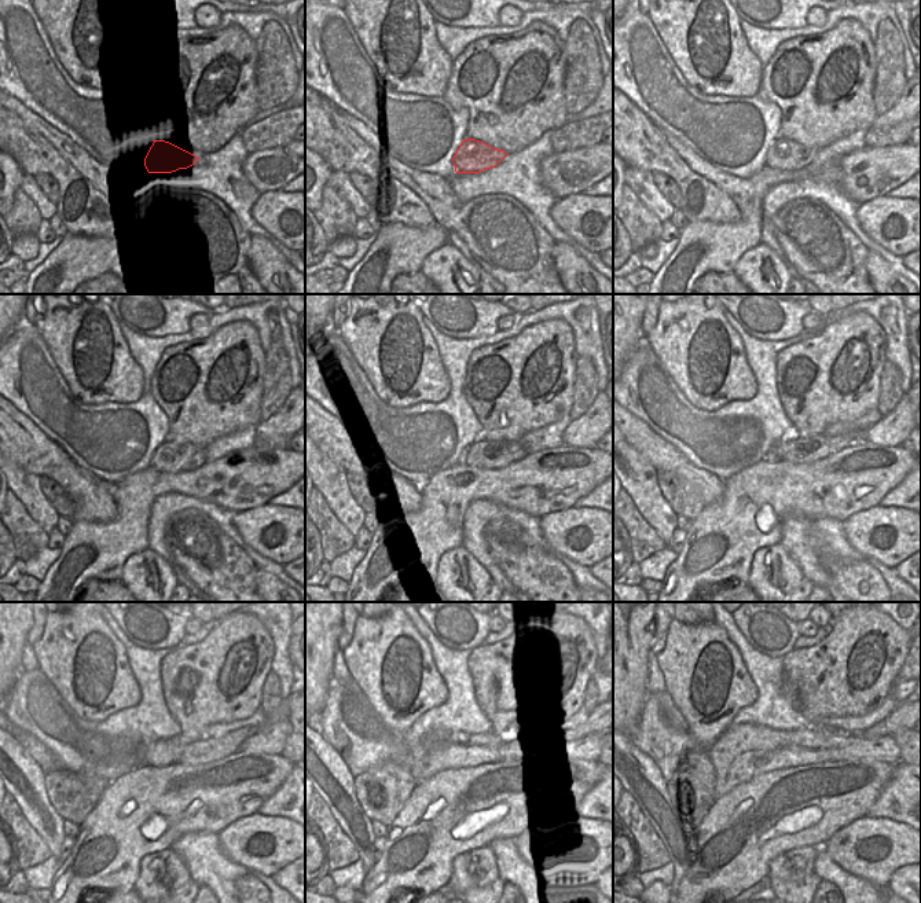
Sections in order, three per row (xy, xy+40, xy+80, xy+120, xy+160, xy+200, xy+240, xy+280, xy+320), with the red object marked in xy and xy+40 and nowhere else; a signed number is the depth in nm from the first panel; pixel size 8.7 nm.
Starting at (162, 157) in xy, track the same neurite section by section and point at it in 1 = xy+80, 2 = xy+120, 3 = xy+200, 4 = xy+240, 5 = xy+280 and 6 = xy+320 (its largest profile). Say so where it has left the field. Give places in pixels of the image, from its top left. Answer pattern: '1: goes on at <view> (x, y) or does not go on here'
1: goes on at xy+80 (784, 153)
2: goes on at xy+120 (173, 456)
3: goes on at xy+200 (802, 450)
4: goes on at xy+240 (201, 751)
5: goes on at xy+280 (584, 723)
6: goes on at xy+320 (892, 723)

